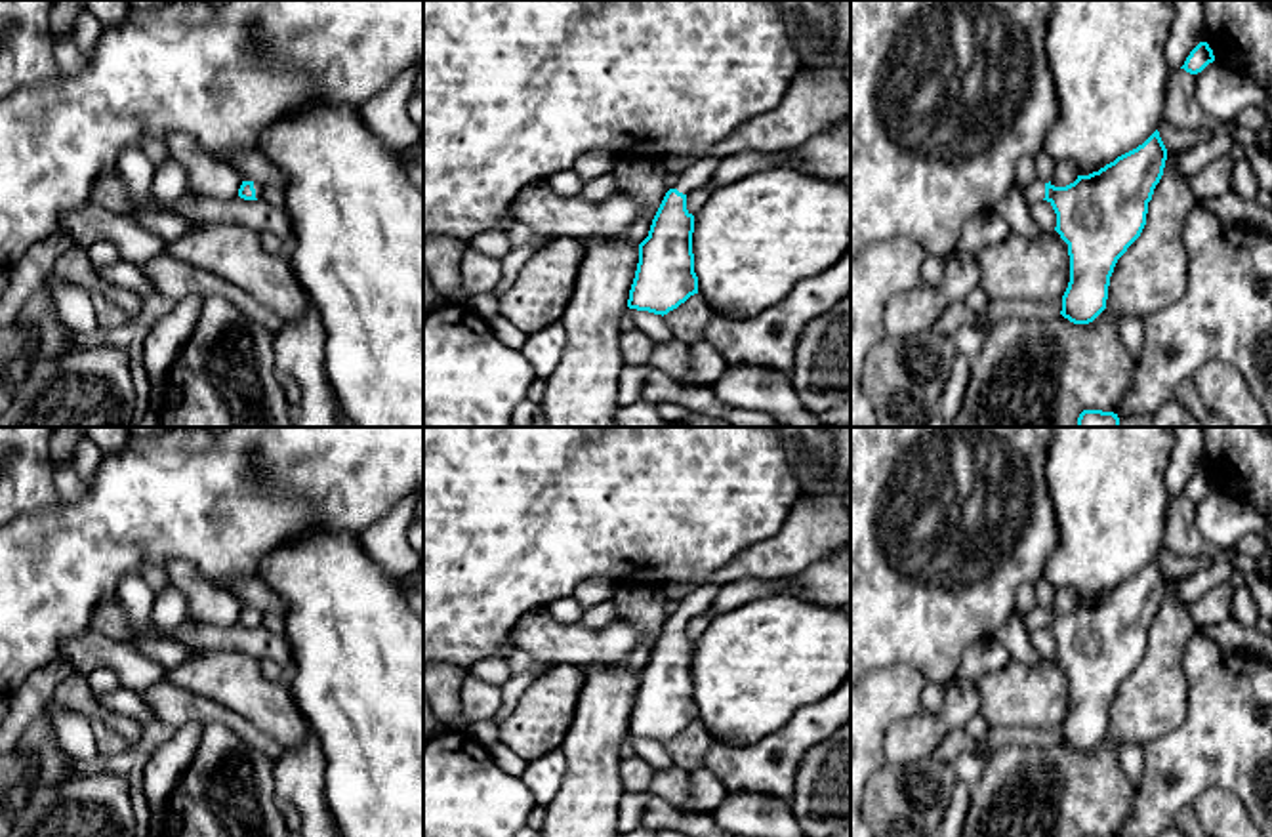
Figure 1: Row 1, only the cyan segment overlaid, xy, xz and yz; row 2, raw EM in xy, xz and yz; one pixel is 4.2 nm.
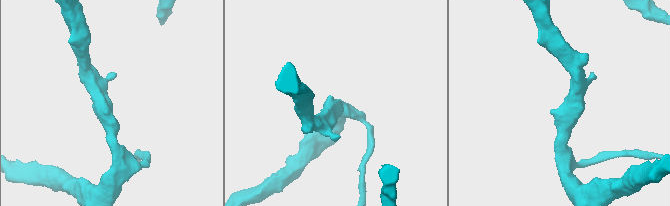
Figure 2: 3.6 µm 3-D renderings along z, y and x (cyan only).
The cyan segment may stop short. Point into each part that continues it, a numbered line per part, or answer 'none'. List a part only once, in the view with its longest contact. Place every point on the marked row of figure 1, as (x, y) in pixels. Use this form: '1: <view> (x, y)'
1: yz (1036, 191)

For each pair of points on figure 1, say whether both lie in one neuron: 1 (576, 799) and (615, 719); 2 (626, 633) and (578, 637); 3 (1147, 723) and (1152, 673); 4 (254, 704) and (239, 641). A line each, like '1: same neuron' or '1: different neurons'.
1: same neuron
2: same neuron
3: same neuron
4: different neurons

